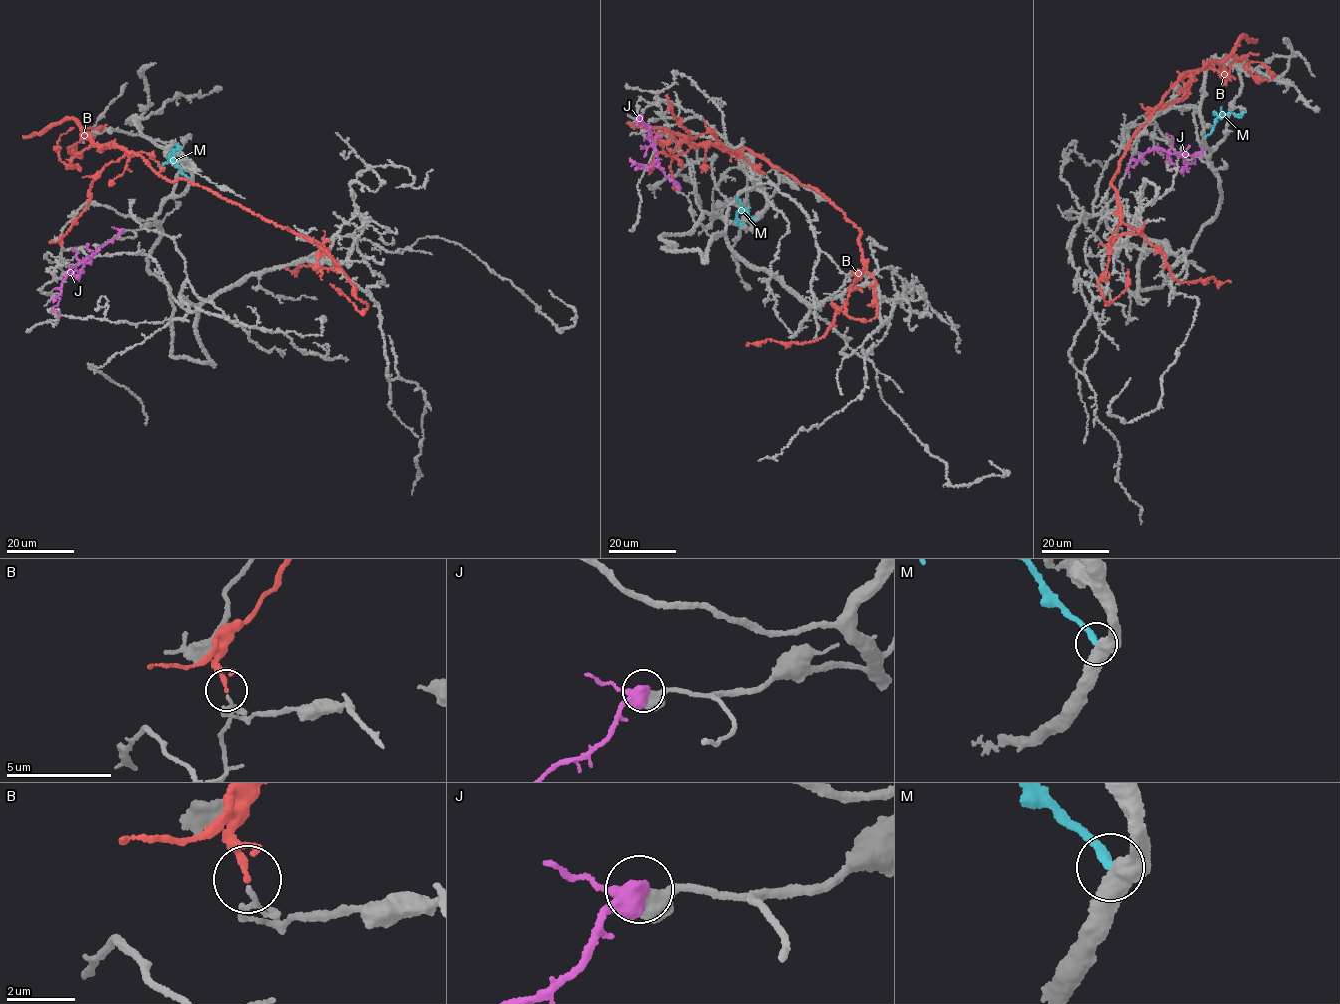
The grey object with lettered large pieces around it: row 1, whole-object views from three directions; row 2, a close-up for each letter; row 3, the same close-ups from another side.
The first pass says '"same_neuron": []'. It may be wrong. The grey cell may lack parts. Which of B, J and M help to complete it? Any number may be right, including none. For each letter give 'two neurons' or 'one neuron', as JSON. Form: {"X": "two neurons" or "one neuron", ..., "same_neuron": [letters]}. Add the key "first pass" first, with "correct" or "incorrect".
{"first pass": "correct", "B": "two neurons", "J": "two neurons", "M": "two neurons", "same_neuron": []}

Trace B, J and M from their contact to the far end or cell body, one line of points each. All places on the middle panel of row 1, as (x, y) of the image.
B: (669, 109), (690, 138), (710, 132), (732, 152), (751, 150), (859, 228), (862, 277), (825, 334), (747, 345)
J: (679, 189), (679, 184), (664, 175), (659, 165), (649, 129), (637, 116), (635, 125)
M: (754, 218), (749, 218), (745, 210), (739, 210), (736, 214), (740, 225)

